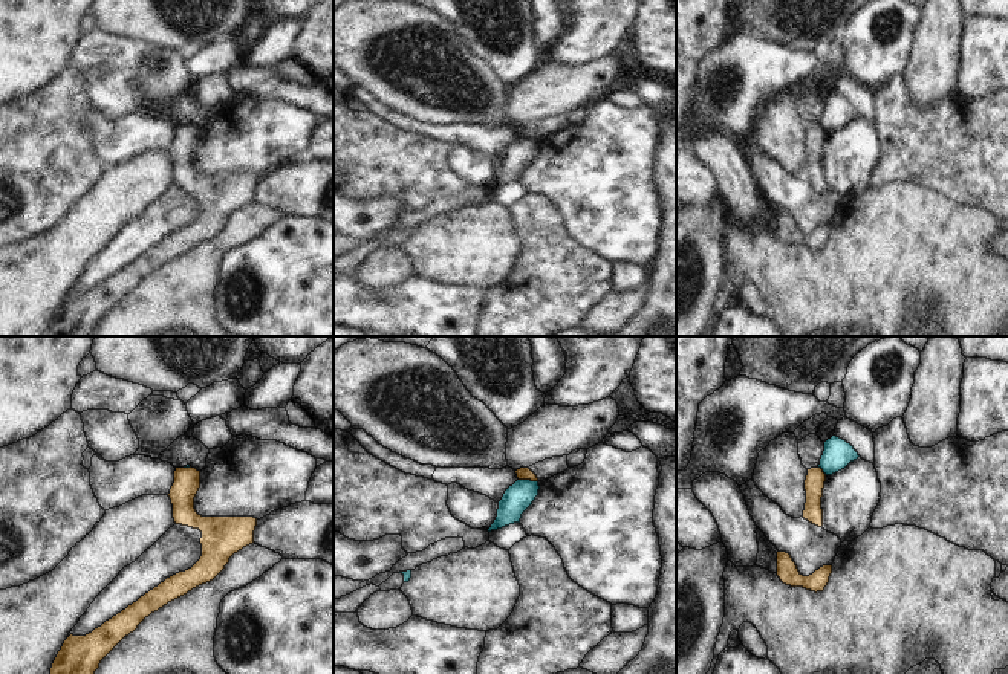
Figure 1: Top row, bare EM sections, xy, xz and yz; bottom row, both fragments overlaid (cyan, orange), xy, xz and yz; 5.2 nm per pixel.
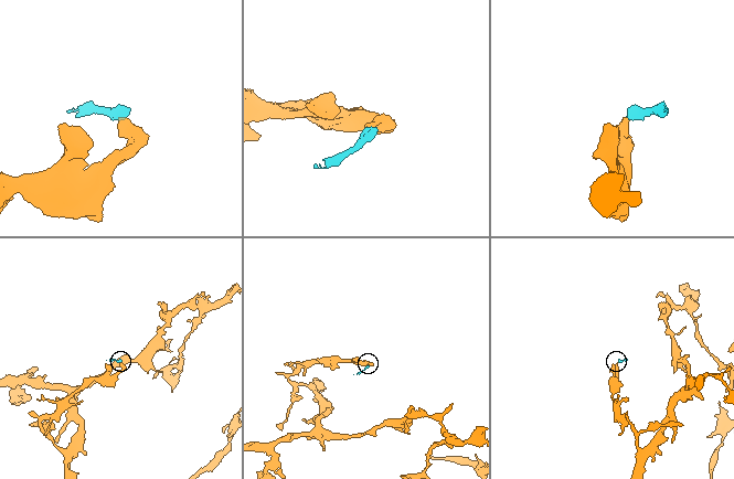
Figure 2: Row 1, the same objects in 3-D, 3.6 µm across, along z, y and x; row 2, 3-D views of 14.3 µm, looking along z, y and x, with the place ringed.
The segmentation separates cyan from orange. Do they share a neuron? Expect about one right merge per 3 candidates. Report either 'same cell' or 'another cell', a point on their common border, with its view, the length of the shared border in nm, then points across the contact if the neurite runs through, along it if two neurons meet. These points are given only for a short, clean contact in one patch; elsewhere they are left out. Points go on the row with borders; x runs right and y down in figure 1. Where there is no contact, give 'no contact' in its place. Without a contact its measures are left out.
another cell; contact xz (528, 480); length 110 nm; border xz (519, 479), (537, 482)

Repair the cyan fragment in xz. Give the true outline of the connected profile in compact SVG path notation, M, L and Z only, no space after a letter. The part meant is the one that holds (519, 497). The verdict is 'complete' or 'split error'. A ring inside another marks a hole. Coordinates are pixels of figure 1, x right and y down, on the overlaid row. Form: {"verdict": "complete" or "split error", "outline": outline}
{"verdict": "complete", "outline": "M517 480L509 486L499 501L497 517L488 532L520 523L522 514L532 504L538 489L538 481L531 480Z"}

